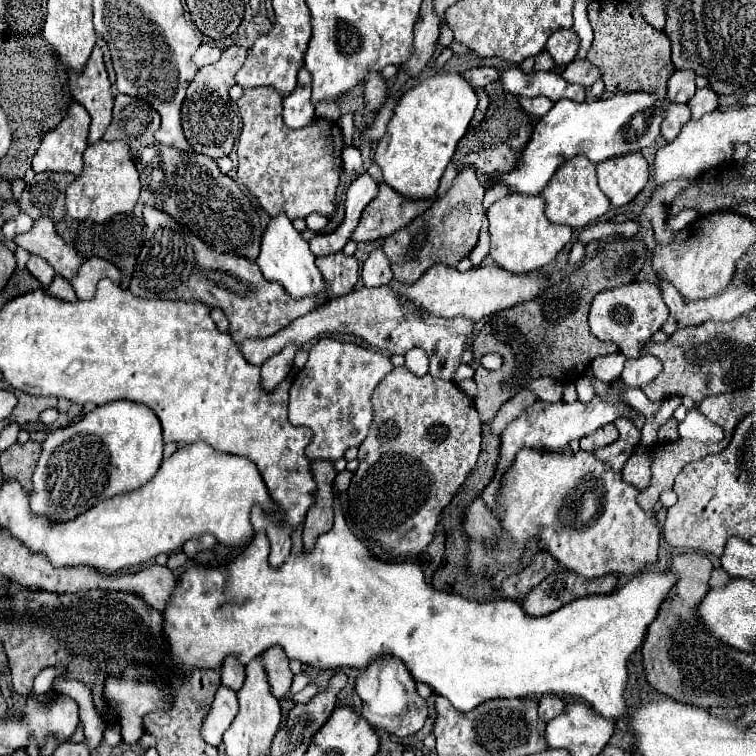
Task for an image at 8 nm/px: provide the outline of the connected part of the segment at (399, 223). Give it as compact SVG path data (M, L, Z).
M387 183L379 185L379 197L367 205L357 229L353 231L353 241L375 241L393 235L395 231L409 225L419 213L429 209L435 199L409 199L391 189Z

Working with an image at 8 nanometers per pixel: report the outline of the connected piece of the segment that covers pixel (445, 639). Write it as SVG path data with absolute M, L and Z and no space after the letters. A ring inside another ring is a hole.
M335 495L335 525L331 527L331 531L319 535L319 539L317 539L315 549L313 549L311 555L307 555L307 553L303 553L303 555L291 555L283 563L283 567L271 569L269 567L269 541L267 541L267 537L263 537L263 533L259 533L259 535L253 537L253 541L251 541L251 545L247 549L242 549L238 556L228 563L229 561L225 566L226 571L221 571L221 565L215 566L214 568L207 567L207 569L193 567L193 569L187 569L181 575L181 579L177 583L177 589L175 589L175 593L171 597L171 603L167 605L165 613L163 613L163 617L165 617L165 623L163 625L167 629L167 641L169 641L169 649L171 649L169 667L165 667L161 673L159 671L153 671L153 669L135 669L135 667L131 667L131 669L127 669L127 673L123 673L123 679L121 681L115 681L115 679L109 679L107 681L105 695L119 705L121 735L123 735L123 741L125 743L131 743L133 745L143 735L143 725L141 725L143 715L151 713L151 709L165 709L167 705L171 705L169 695L165 695L165 691L163 691L163 673L167 669L185 671L185 673L189 673L195 667L205 667L205 669L211 669L213 667L213 669L217 669L227 655L237 655L237 659L245 665L245 663L253 661L255 657L259 657L263 651L267 651L273 645L281 645L285 649L285 653L287 653L289 659L299 659L305 665L317 665L317 667L323 667L323 669L333 669L333 667L343 667L343 665L361 669L363 665L369 665L371 659L375 661L375 657L383 657L383 655L399 657L409 667L409 671L411 671L411 675L413 675L415 681L427 683L435 693L445 695L451 701L451 705L457 711L463 711L463 713L465 711L471 711L477 705L481 705L485 701L491 701L491 699L529 699L529 697L543 697L543 695L571 695L571 697L585 699L599 715L603 715L607 719L619 719L621 715L625 715L623 691L625 691L627 677L629 677L629 673L627 673L627 661L643 645L647 627L655 621L661 603L665 601L667 593L679 581L679 577L675 577L673 571L649 571L649 569L643 569L627 585L623 585L621 589L613 591L611 595L587 595L587 597L581 597L581 599L575 599L575 601L563 605L561 609L557 609L557 611L553 611L549 615L529 617L523 611L523 607L517 601L511 601L511 599L497 599L497 601L489 601L489 603L477 603L477 601L467 601L467 599L463 599L459 595L453 595L453 593L437 591L437 589L433 589L431 585L427 585L423 581L423 571L415 563L389 565L389 563L381 563L381 561L373 559L373 555L369 553L367 545L349 531L349 527L345 523L345 517L343 517L343 513L339 509L337 495Z

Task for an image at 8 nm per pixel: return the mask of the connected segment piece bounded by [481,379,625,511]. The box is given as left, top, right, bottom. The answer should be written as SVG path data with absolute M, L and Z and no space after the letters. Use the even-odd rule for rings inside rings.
M615 381L611 383L609 387L609 395L613 397L615 405L609 405L609 403L603 403L599 397L595 397L589 405L583 405L581 401L575 401L575 403L547 403L547 401L535 401L531 407L527 407L523 411L523 415L519 415L515 421L511 421L505 431L501 433L501 447L499 447L499 457L497 457L497 469L495 469L495 477L491 479L491 483L485 487L485 491L481 493L485 505L495 511L497 509L497 491L501 487L501 477L513 467L515 463L515 457L521 449L535 449L535 451L549 451L549 453L563 453L571 441L575 439L581 439L589 433L593 433L595 429L599 429L601 425L607 425L607 423L613 423L617 417L621 417L621 407L625 407L625 403L621 401L621 395L619 395L619 385L623 385L623 381Z

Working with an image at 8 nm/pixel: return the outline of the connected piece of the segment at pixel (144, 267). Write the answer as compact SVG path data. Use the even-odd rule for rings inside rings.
M145 207L143 221L145 243L129 285L131 293L139 299L183 299L199 301L209 309L223 309L231 323L229 333L235 343L249 337L271 337L319 305L317 299L293 299L279 283L265 281L255 261L213 251L205 241L179 225L165 211Z

